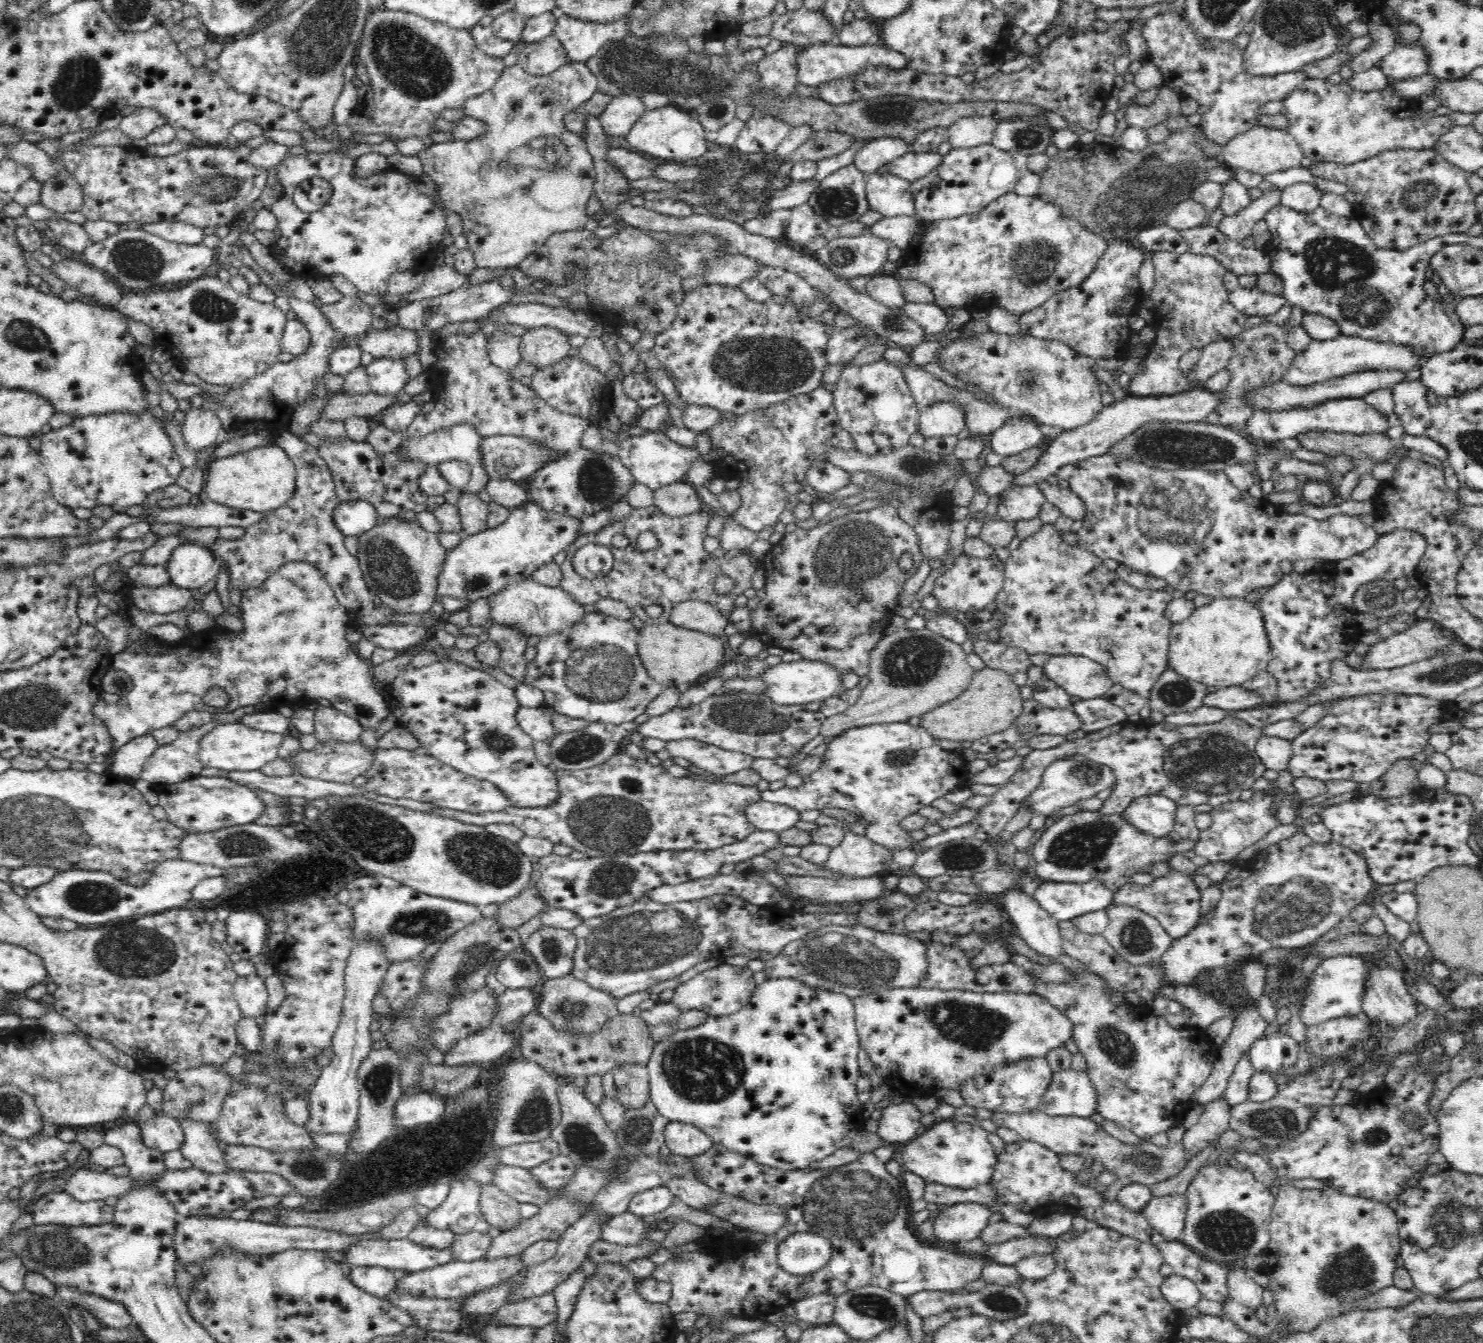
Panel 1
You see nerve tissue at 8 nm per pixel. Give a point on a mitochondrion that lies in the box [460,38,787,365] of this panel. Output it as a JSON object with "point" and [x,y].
{"point":[640,66]}

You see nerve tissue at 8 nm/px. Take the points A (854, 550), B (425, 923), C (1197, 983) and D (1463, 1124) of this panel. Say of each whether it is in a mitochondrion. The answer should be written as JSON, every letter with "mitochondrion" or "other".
{"A":"mitochondrion","B":"mitochondrion","C":"other","D":"other"}

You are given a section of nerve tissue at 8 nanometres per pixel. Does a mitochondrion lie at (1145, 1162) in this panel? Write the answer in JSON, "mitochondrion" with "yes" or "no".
{"mitochondrion":"yes"}

